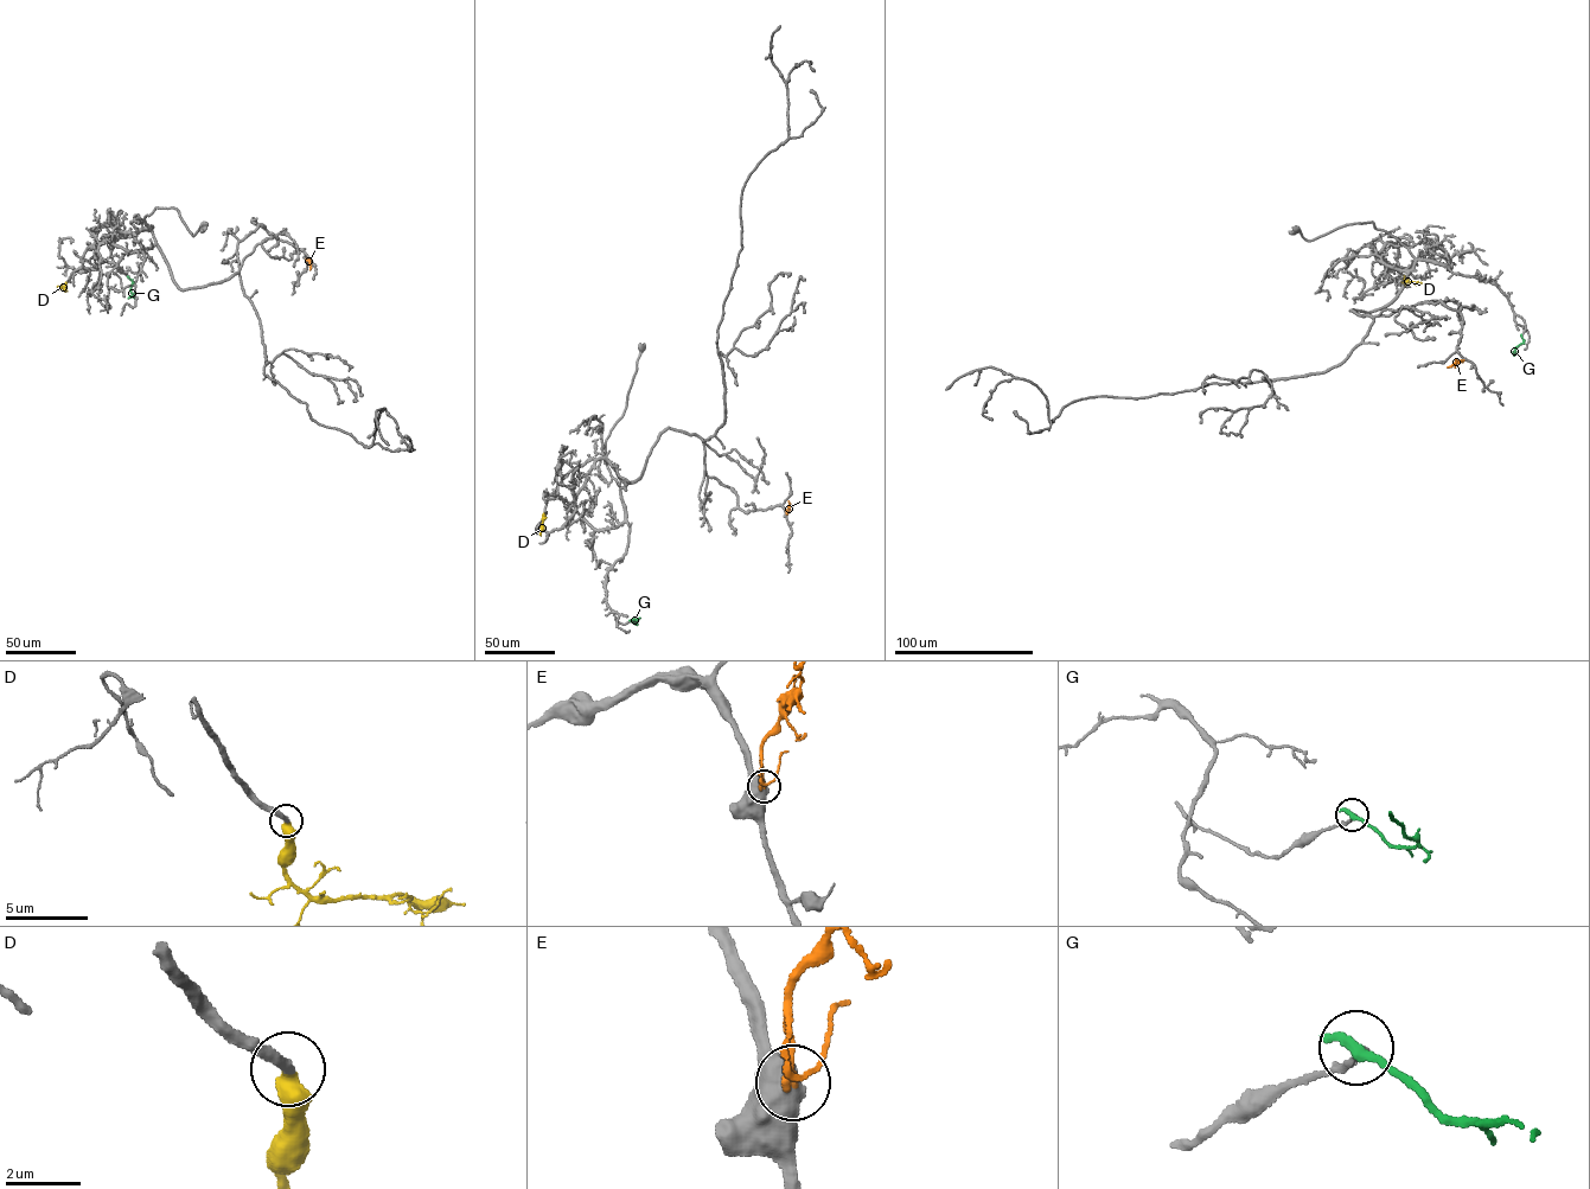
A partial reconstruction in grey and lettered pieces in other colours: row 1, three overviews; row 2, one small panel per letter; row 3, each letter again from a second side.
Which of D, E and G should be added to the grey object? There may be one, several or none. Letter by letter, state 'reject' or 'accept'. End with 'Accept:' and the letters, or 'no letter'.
D: accept
E: reject
G: reject
Accept: D

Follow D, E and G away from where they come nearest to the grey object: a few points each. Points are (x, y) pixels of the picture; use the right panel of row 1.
D: (1404, 275), (1406, 282), (1422, 283)
E: (1463, 360), (1448, 366)
G: (1521, 336), (1523, 343), (1513, 353)

